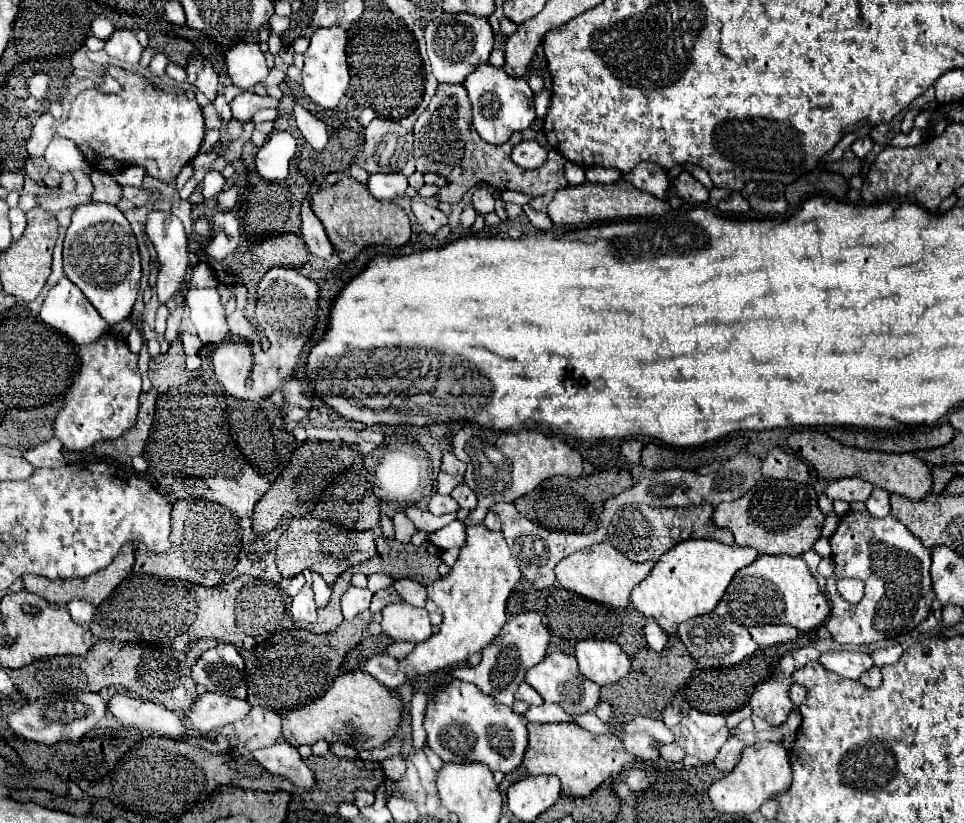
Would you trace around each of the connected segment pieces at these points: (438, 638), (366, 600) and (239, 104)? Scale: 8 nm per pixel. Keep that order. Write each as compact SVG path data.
M483 525L467 527L467 543L461 549L459 561L453 565L447 577L427 587L429 599L433 599L443 609L443 623L439 633L431 635L423 643L417 643L405 659L391 657L387 653L373 655L365 661L365 671L385 687L397 689L403 683L413 681L417 675L427 675L439 669L467 663L471 653L485 649L501 631L505 623L507 597L519 579L519 565L511 557L503 533L489 531Z
M349 587L343 597L341 597L341 611L345 619L353 619L357 615L361 615L363 611L369 609L373 593L369 589L361 589L361 587Z
M243 91L241 95L237 95L231 103L231 111L233 111L233 117L239 119L239 121L249 121L259 109L265 109L265 107L279 107L279 99L273 99L269 95L261 97L257 93L251 93L251 91Z

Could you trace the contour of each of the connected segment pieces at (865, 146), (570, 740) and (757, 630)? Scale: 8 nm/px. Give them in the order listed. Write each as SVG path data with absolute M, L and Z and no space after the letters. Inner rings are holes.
M859 137L853 145L851 145L851 151L863 161L867 157L867 153L873 149L873 139L871 137Z
M529 723L529 747L523 757L523 765L529 775L557 775L563 787L563 795L587 797L609 777L621 773L627 763L641 761L623 749L617 735L593 735L575 723Z
M755 625L749 629L749 633L761 647L787 643L799 635L799 631L791 625Z

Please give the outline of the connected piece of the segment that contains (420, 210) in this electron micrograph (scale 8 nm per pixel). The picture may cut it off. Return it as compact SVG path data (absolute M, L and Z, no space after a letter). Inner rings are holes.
M413 201L411 209L413 209L413 215L417 217L419 225L423 227L423 231L429 235L435 235L437 229L447 223L447 215L443 211L439 211L437 207L431 207L423 201Z

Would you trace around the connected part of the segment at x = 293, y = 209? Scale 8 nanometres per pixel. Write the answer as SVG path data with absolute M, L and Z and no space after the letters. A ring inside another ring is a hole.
M241 159L233 161L235 177L239 181L239 205L233 209L241 221L241 241L239 247L229 257L229 271L239 277L261 277L261 273L273 267L303 267L309 261L309 249L299 239L301 237L301 201L311 189L311 181L301 175L301 171L289 171L289 177L279 183L265 179L257 181L257 175L247 175L247 167ZM299 247L299 249L293 249ZM301 263L301 265L299 265Z

